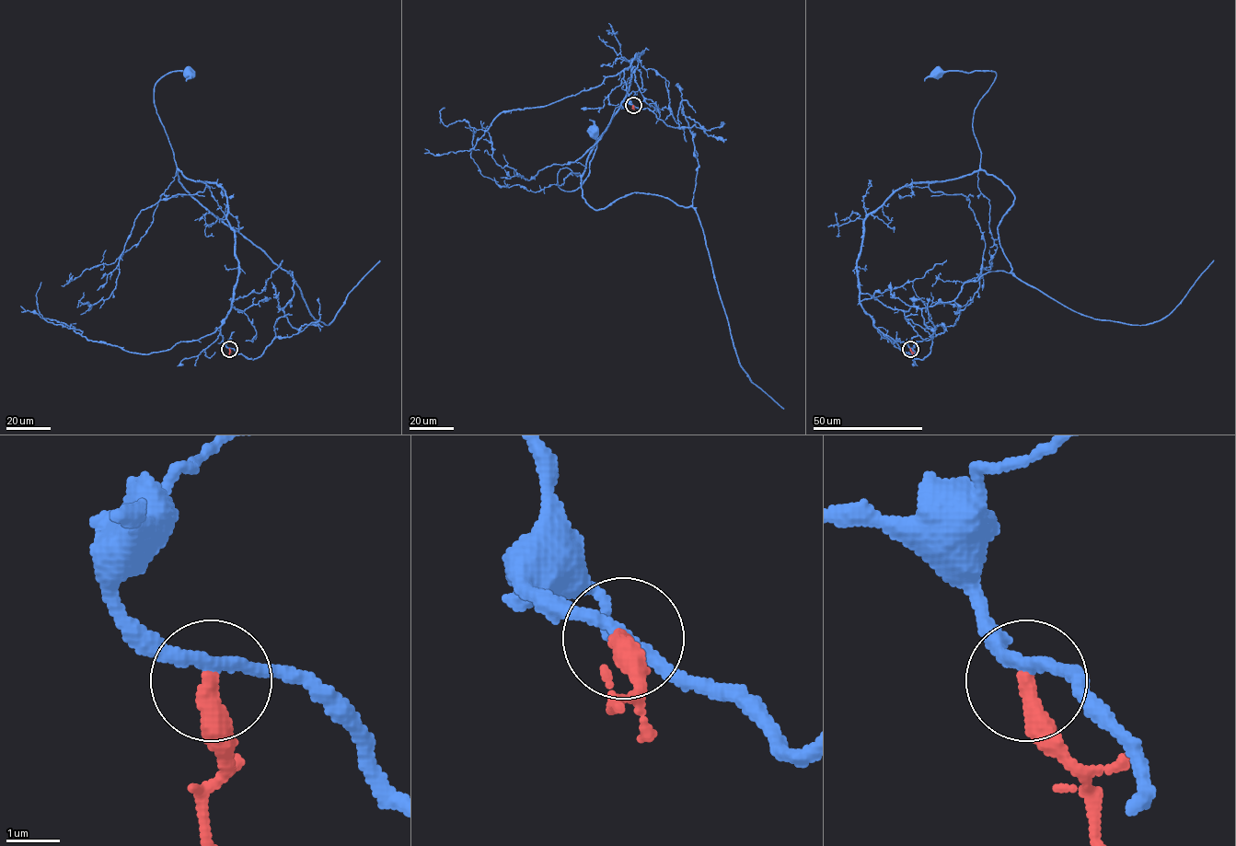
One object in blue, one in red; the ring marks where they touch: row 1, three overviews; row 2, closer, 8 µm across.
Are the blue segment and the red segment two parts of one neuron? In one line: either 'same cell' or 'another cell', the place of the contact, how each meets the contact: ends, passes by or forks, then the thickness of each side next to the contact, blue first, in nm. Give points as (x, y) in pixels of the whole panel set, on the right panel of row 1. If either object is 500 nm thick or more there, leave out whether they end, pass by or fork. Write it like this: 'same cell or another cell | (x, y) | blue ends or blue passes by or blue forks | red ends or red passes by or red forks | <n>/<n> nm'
another cell | (910, 349) | blue passes by | red ends | 240/380 nm

